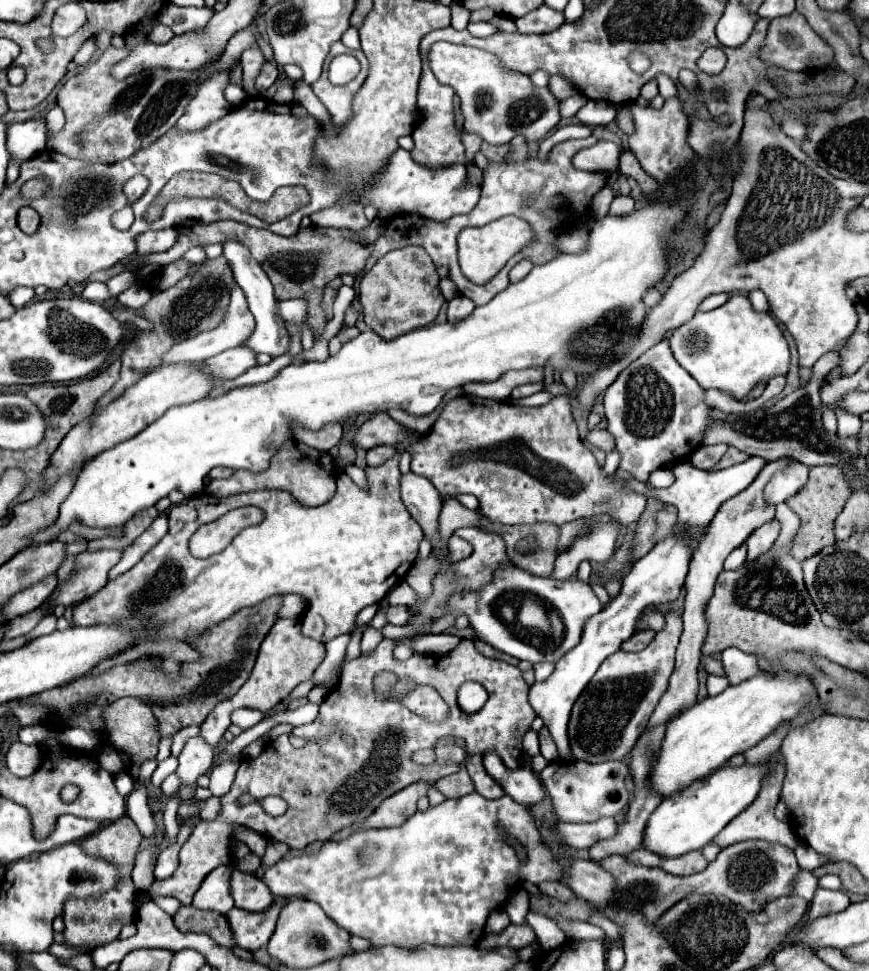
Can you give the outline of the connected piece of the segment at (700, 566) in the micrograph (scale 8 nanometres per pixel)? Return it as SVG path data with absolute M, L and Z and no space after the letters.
M787 458L769 462L761 470L761 476L757 476L757 480L745 492L739 492L729 502L725 502L719 508L719 512L715 514L715 518L711 520L709 532L701 538L701 544L699 544L697 552L691 558L689 574L687 574L687 580L685 580L687 596L685 596L685 610L683 610L683 636L681 636L681 642L679 642L679 648L677 648L675 672L671 676L669 690L663 694L663 700L657 704L657 708L655 708L655 712L653 712L651 720L649 720L649 726L657 726L661 722L667 722L667 720L671 720L673 716L677 716L679 712L687 710L689 706L693 706L697 702L697 666L701 662L701 648L703 648L705 638L707 638L705 608L707 608L707 604L709 604L709 600L713 596L717 576L723 570L723 562L731 554L731 550L741 546L755 528L759 528L765 522L771 522L775 518L775 508L769 508L769 504L765 504L761 492L763 492L765 484L769 482L769 476L777 468L781 468L781 464L785 464L785 460Z

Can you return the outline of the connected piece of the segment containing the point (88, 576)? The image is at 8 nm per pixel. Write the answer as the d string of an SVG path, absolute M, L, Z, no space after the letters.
M95 550L95 552L83 552L75 556L75 568L71 576L57 586L57 590L49 596L49 604L77 604L95 592L99 592L105 582L109 570L121 560L123 550Z

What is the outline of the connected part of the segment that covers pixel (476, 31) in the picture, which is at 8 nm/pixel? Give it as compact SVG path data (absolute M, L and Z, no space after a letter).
M477 22L477 24L469 24L467 28L473 36L481 36L481 38L487 38L491 34L497 34L499 28L495 24L489 24L489 22Z

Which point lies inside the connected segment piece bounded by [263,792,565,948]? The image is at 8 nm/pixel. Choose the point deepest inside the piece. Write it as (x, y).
(434, 880)

